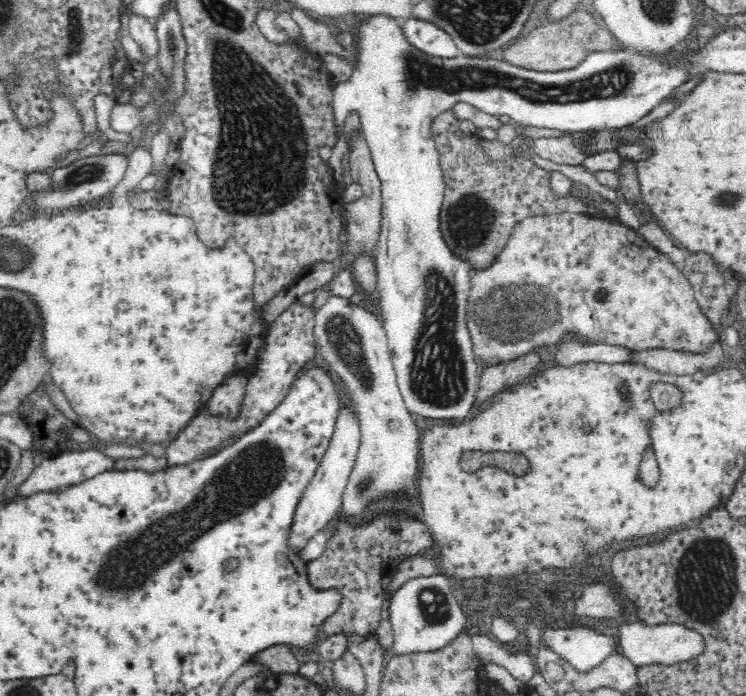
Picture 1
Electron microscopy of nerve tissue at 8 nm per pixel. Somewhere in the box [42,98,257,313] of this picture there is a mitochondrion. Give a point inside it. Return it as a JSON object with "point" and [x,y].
{"point":[84,173]}

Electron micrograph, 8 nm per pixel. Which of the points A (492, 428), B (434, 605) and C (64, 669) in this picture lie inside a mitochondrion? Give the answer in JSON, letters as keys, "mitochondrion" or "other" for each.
{"A":"other","B":"mitochondrion","C":"other"}

